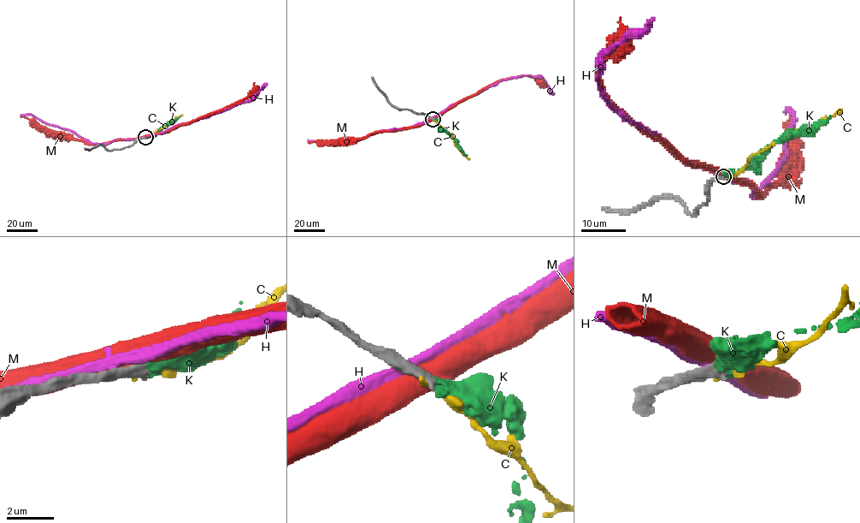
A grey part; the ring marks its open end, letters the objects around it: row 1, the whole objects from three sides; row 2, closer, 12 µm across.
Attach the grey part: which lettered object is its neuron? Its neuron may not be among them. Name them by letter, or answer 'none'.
K

